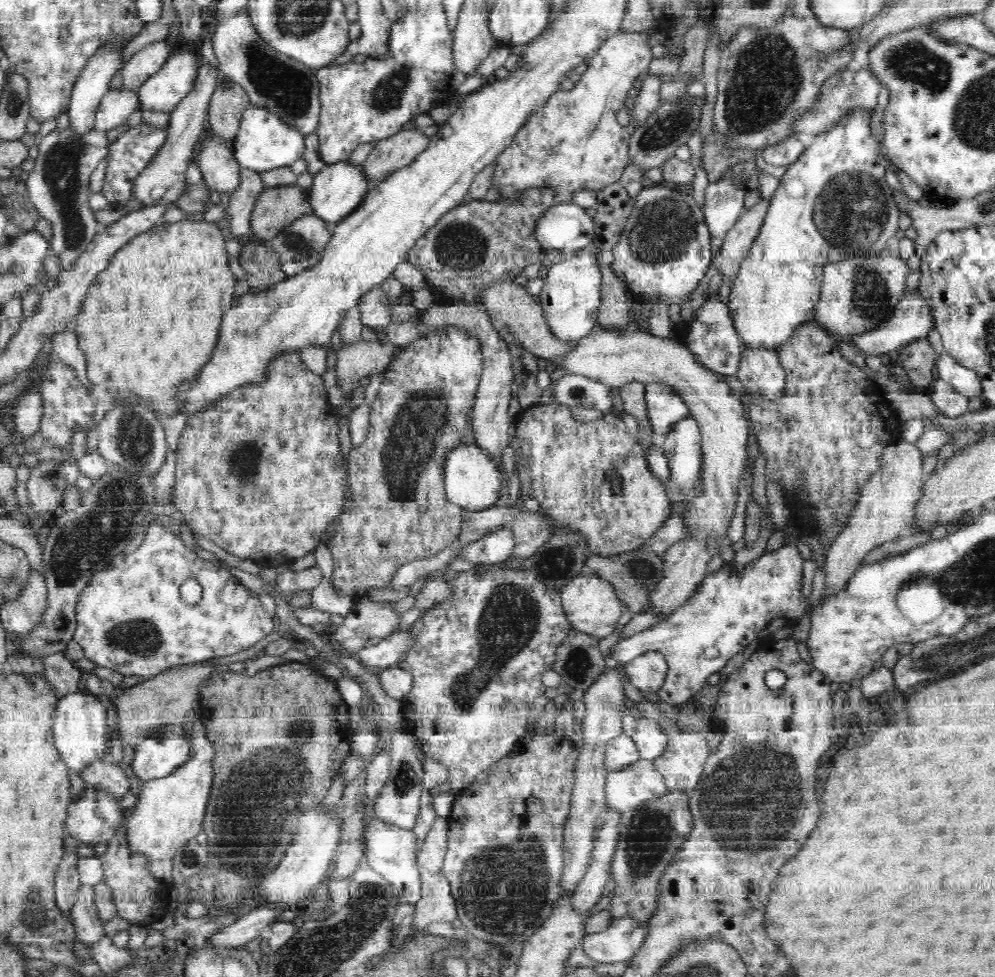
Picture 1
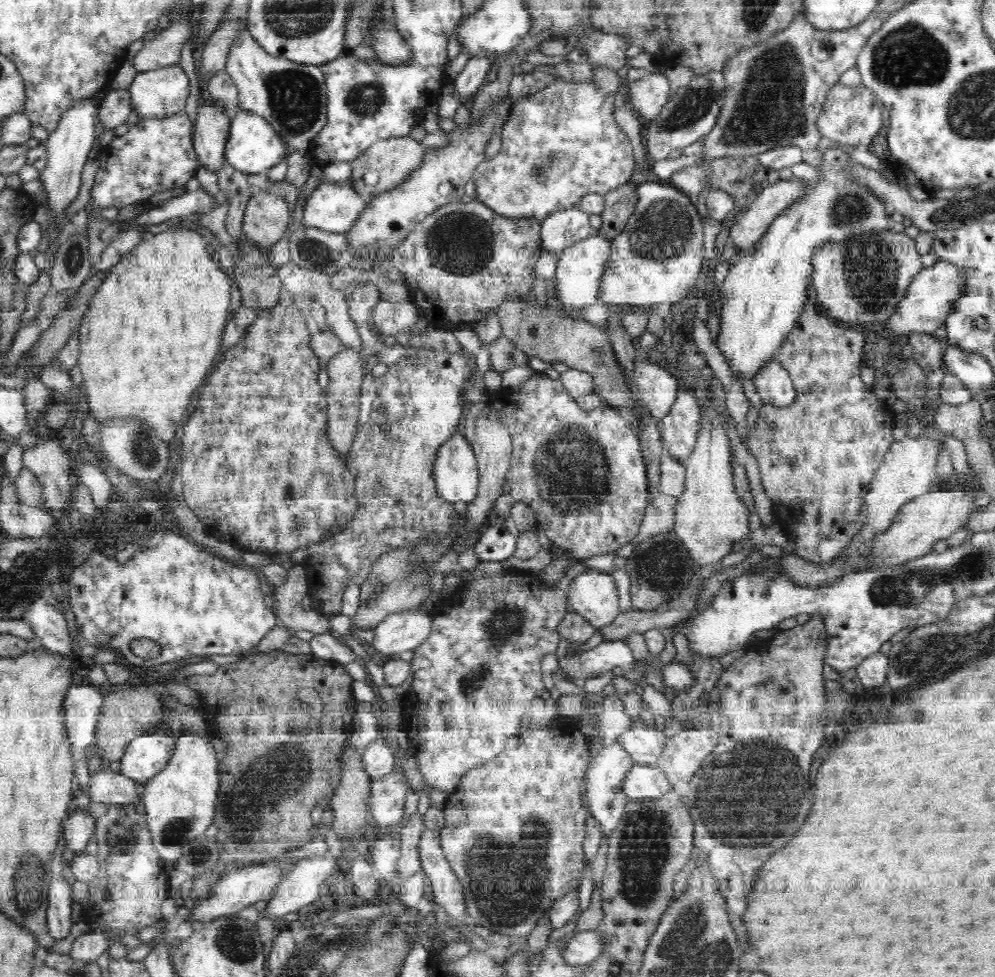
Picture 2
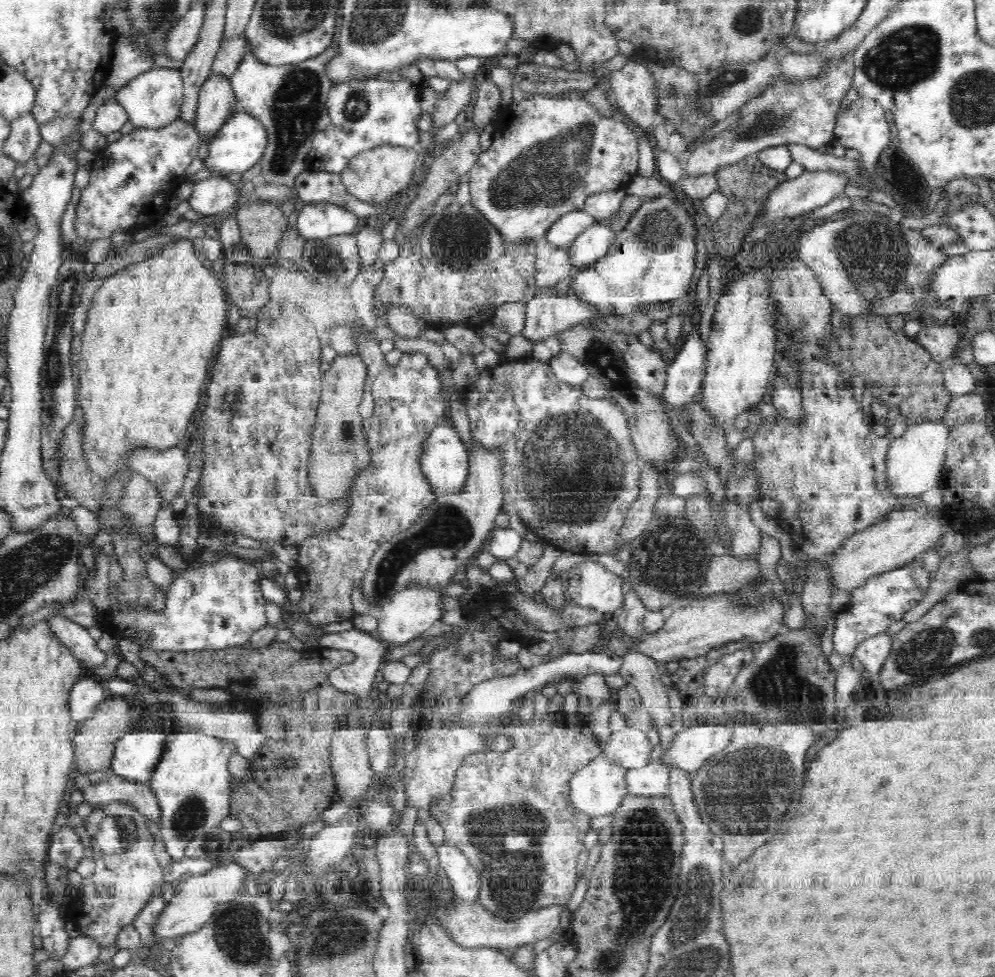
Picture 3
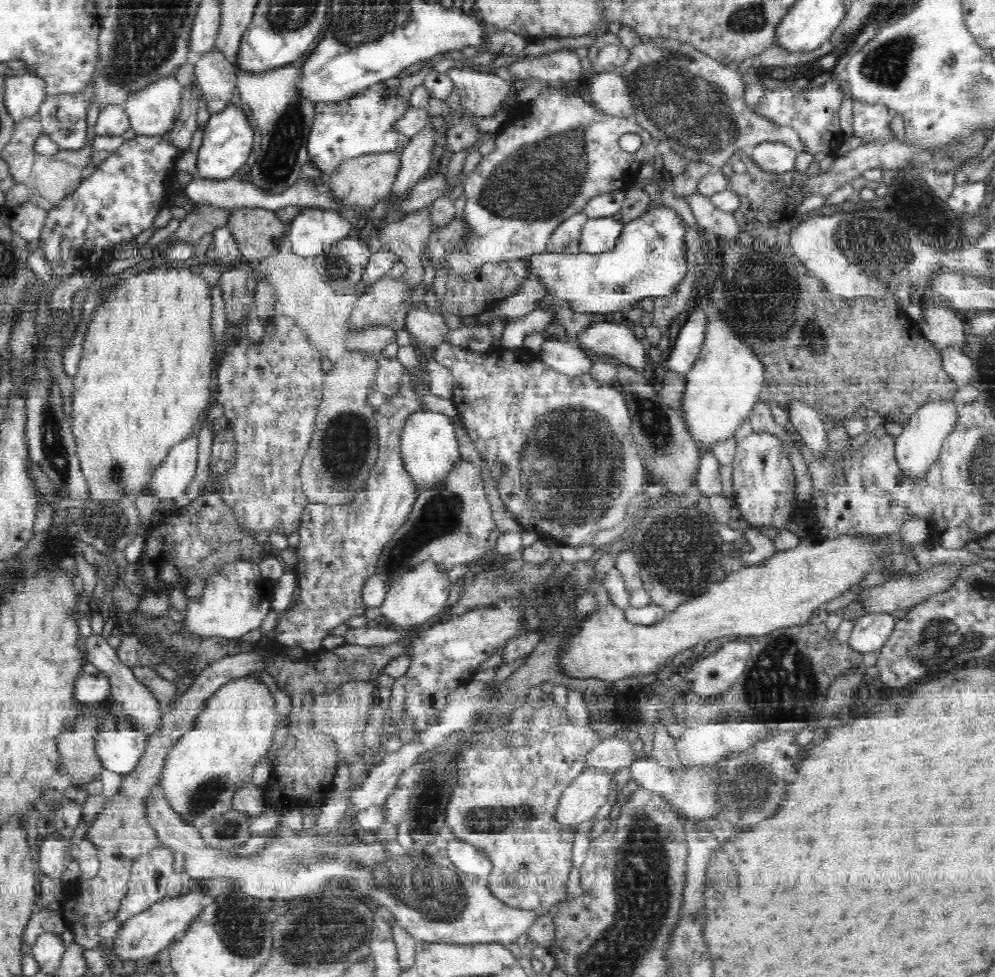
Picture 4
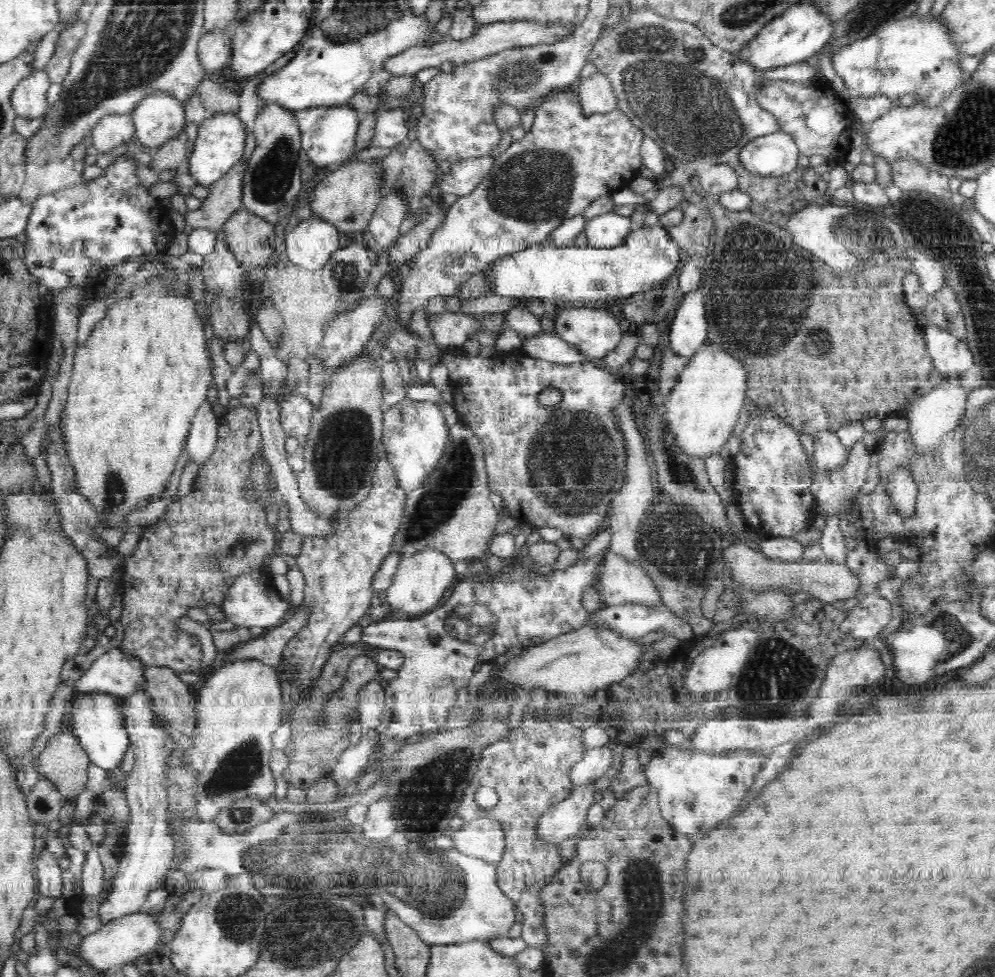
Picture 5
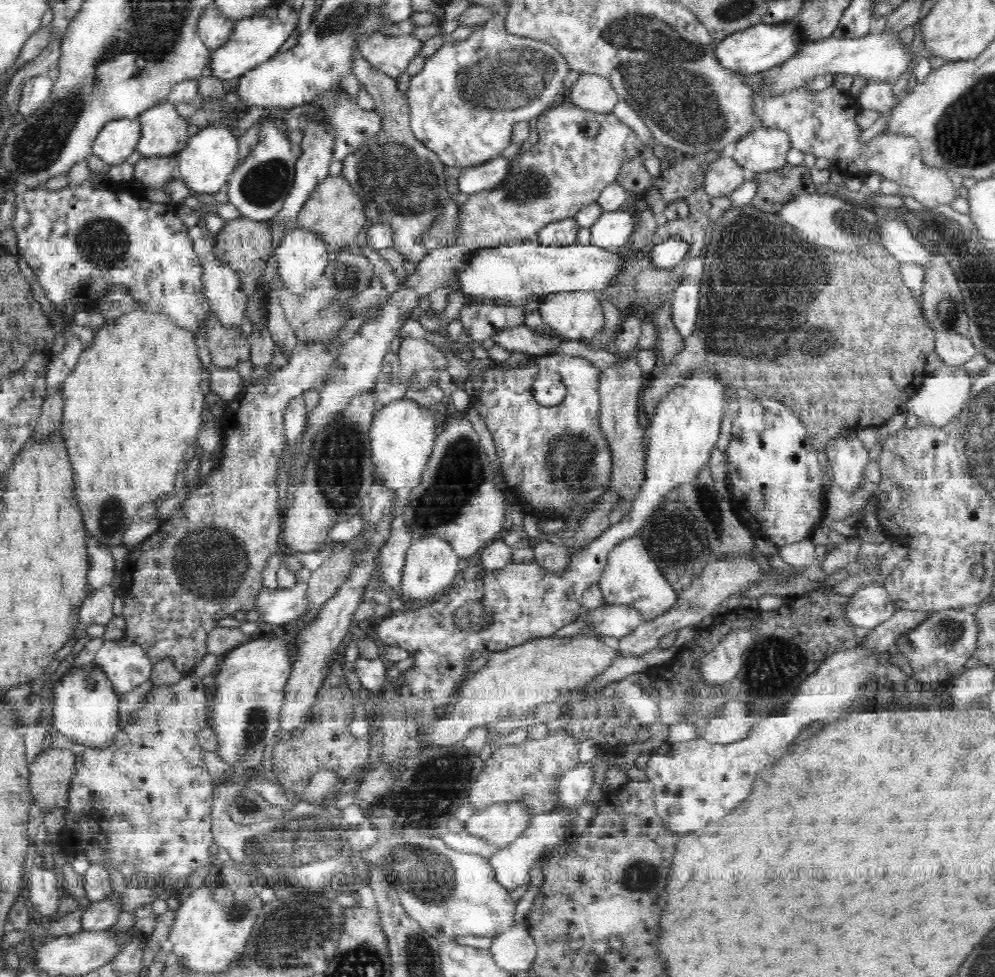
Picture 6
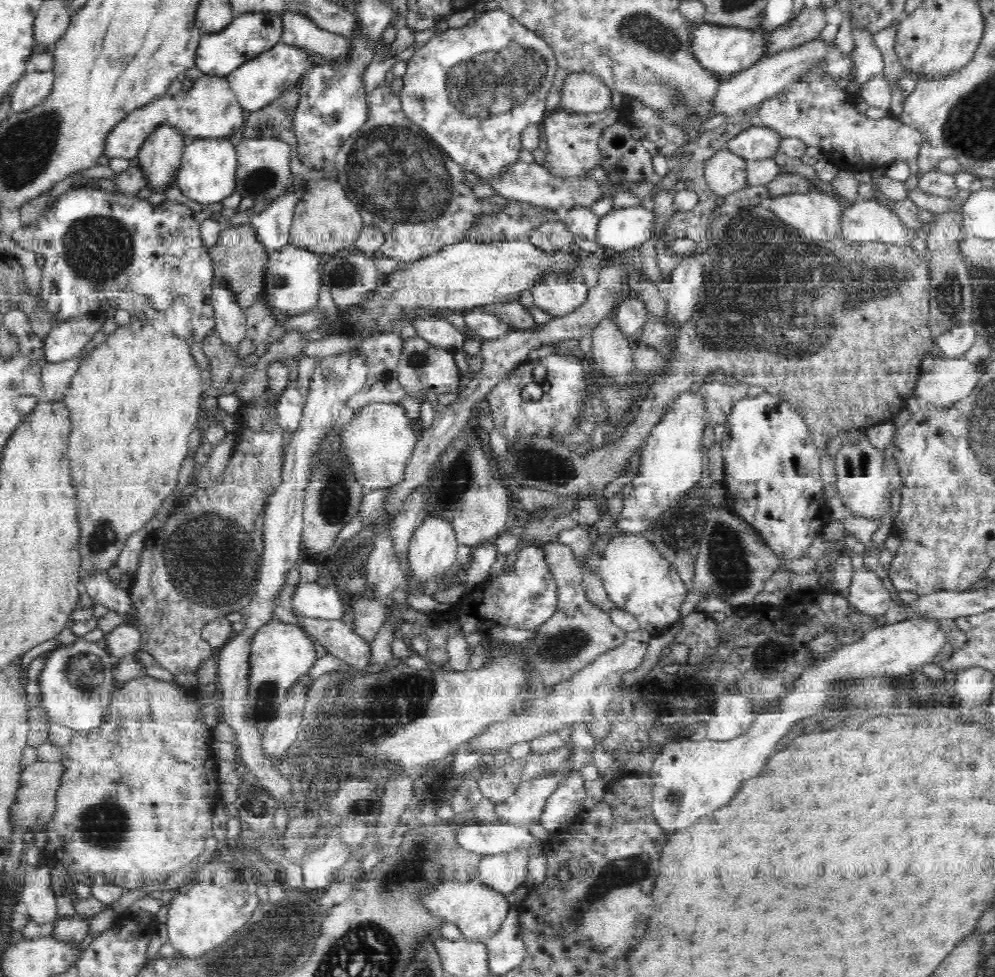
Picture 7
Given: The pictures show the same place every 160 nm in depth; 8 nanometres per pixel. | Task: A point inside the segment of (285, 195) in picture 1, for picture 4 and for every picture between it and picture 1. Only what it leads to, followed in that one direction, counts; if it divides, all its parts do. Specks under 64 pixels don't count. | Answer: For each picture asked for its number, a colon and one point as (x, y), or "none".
2: (266, 217)
3: (262, 223)
4: (258, 232)

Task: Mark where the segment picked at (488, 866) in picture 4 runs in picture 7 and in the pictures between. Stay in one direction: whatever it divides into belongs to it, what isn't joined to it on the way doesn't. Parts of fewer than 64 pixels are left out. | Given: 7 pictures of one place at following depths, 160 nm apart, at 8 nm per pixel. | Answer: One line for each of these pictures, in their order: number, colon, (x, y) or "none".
5: (484, 837)
6: (502, 823)
7: (525, 805)

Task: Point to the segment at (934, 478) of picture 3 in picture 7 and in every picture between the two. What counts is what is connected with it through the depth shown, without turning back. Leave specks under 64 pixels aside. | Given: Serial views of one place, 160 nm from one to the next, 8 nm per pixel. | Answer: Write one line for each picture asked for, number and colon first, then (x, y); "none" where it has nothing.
4: (918, 447)
5: (935, 414)
6: (943, 393)
7: (952, 379)

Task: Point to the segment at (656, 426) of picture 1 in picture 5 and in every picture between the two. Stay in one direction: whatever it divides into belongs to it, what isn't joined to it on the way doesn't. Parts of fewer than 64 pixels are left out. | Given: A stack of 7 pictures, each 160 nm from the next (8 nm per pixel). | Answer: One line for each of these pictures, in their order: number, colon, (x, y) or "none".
2: (656, 389)
3: (645, 366)
4: (614, 339)
5: (593, 330)

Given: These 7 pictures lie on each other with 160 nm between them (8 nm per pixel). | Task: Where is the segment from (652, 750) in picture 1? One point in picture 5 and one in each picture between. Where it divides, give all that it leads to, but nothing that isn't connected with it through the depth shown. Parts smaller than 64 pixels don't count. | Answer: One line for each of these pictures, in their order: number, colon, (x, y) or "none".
2: (644, 743)
3: (631, 748)
4: (611, 754)
5: (592, 766)

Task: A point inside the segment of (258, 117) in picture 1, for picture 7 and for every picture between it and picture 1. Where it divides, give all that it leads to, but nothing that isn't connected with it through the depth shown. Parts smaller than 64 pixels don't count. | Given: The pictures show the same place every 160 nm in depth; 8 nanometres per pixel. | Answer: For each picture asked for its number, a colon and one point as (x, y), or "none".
2: (252, 146)
3: (238, 145)
4: (227, 142)
5: (219, 144)
6: (205, 165)
7: (207, 174)

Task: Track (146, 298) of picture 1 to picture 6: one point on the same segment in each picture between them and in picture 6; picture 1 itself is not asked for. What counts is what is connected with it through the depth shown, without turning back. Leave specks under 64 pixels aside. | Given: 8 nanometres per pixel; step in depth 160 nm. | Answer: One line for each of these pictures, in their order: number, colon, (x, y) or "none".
2: (144, 350)
3: (152, 328)
4: (143, 383)
5: (144, 371)
6: (139, 383)

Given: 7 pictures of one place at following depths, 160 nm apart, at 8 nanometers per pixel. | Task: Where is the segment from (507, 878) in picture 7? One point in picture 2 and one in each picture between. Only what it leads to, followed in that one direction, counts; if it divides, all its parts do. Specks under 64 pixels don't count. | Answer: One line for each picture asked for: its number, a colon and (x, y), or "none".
2: (605, 800)
3: (598, 789)
4: (582, 799)
5: (566, 819)
6: (511, 864)

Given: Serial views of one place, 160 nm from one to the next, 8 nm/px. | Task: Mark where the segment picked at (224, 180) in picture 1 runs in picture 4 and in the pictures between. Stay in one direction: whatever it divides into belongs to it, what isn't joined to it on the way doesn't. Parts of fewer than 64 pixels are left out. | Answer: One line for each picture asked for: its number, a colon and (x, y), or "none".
2: (212, 125)
3: (217, 100)
4: (217, 79)

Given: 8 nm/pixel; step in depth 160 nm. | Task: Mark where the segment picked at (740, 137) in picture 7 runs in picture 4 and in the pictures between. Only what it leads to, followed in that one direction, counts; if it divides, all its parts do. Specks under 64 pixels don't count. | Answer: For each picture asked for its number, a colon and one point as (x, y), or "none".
4: (776, 157)
5: (775, 154)
6: (764, 150)

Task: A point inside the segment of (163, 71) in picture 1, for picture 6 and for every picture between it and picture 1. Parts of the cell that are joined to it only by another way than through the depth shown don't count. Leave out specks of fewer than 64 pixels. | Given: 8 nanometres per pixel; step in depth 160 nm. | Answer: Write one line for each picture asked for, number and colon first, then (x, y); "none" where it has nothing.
2: (156, 94)
3: (153, 99)
4: (153, 111)
5: (160, 118)
6: (165, 134)

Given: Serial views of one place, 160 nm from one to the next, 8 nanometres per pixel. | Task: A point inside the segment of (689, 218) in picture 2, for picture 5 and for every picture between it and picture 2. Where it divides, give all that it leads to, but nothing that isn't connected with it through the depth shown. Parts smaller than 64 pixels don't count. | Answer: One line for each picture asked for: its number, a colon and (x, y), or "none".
3: (653, 259)
4: (648, 259)
5: (556, 275)

